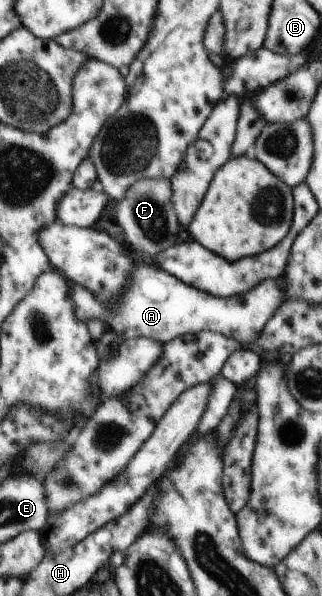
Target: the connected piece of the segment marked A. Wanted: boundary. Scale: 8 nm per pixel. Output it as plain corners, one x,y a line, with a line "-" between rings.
140,265
128,275
122,293
118,293
116,303
104,305
96,299
96,294
84,286
69,283
72,301
76,305
76,317
80,321
98,319
107,331
112,331
120,339
138,339
148,337
165,344
171,339
200,331
214,331
226,337
236,339
242,345
252,343
268,319
286,301
284,279
266,279
250,289
244,295
234,297
216,297
196,287
186,285
181,279
170,275
164,269
155,269
150,265

